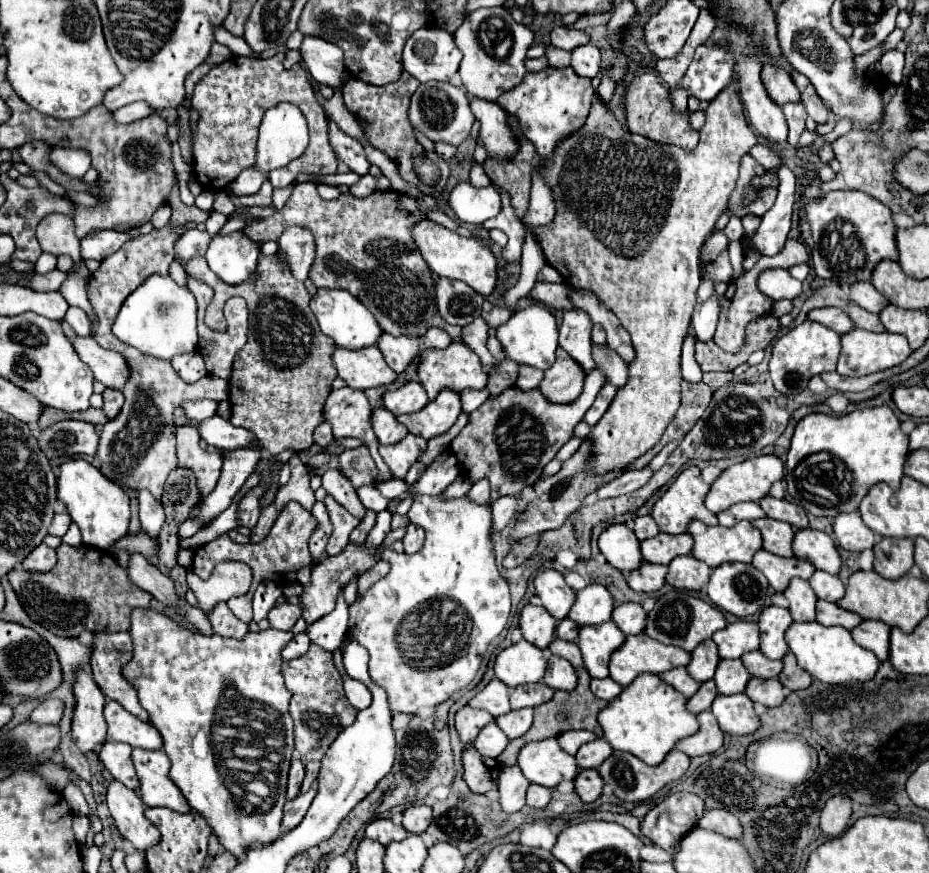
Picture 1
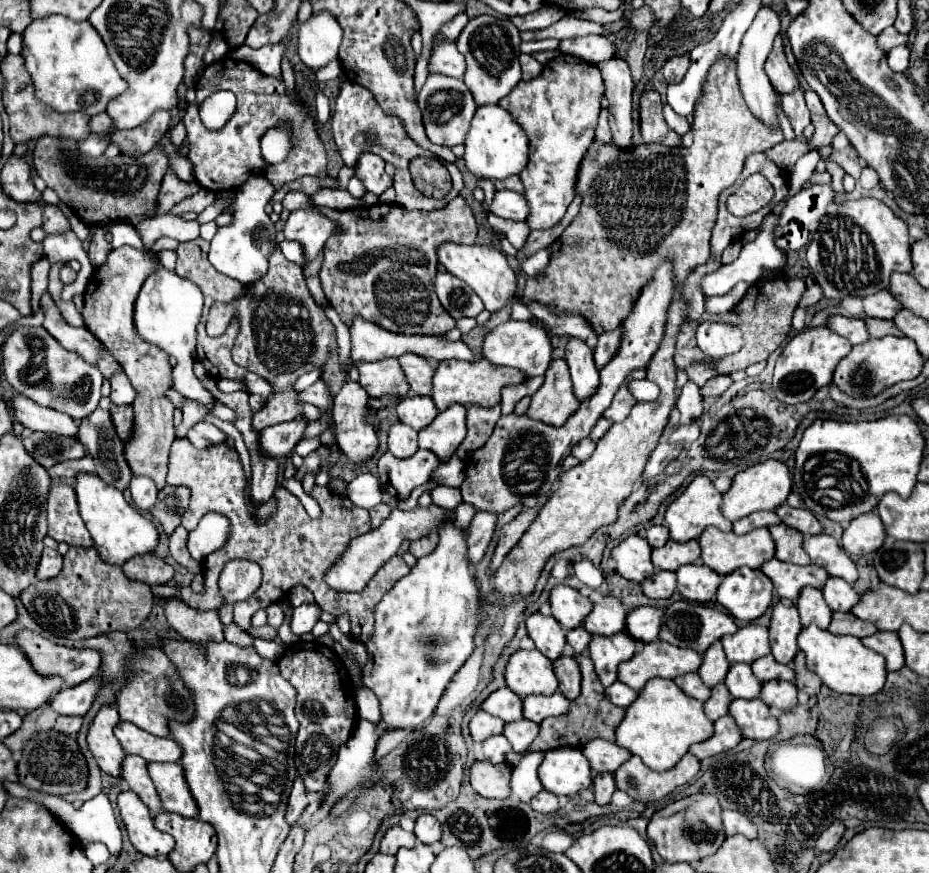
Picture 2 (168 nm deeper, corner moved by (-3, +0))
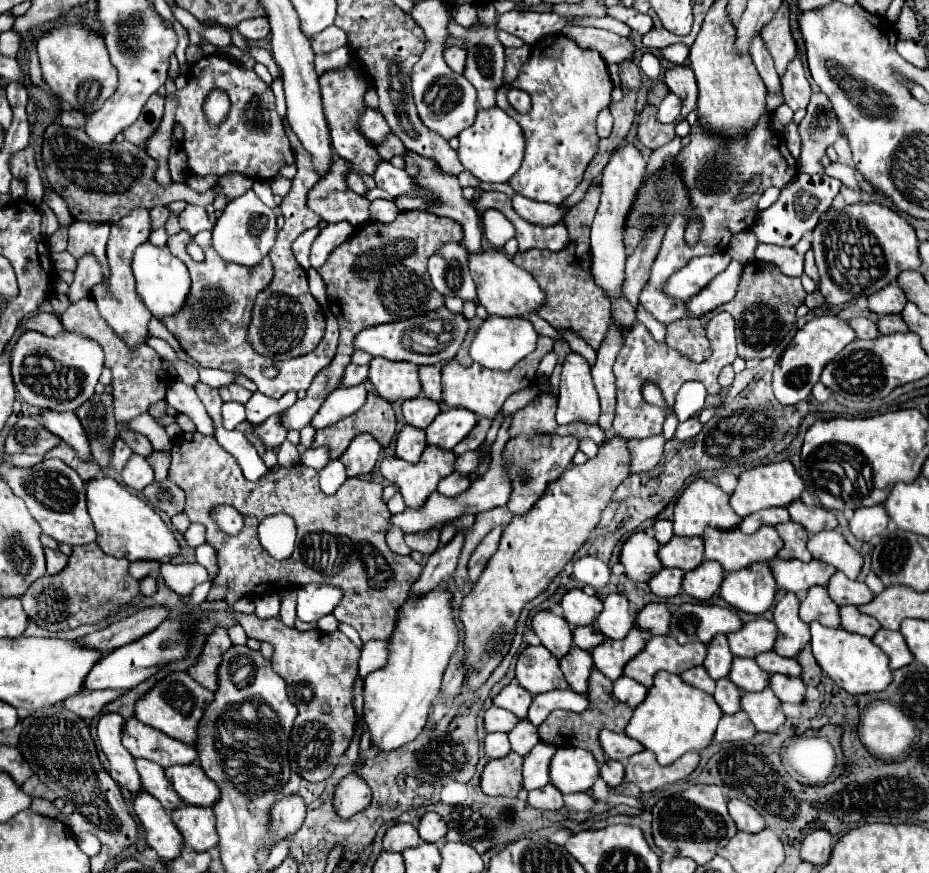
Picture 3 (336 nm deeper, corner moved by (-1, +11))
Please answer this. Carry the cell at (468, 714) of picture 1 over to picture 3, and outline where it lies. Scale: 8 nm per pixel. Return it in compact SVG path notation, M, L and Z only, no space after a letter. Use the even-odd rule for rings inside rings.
M491 706L489 710L485 710L485 730L487 732L511 732L515 728L515 724L519 722L519 718L499 706Z

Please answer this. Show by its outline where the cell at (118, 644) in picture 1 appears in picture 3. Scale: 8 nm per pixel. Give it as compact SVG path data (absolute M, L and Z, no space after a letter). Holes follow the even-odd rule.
M177 672L161 680L161 684L157 684L155 690L147 692L145 698L137 702L135 716L147 726L153 726L175 740L195 746L199 740L199 720L203 718L203 712L207 704L211 704L211 700L213 700L213 694L207 688L197 684L187 672Z

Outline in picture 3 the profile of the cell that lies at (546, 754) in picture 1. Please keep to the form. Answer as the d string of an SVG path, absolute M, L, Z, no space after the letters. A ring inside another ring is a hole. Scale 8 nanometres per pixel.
M557 748L551 760L551 782L563 794L587 792L599 778L599 766L591 752L581 748Z

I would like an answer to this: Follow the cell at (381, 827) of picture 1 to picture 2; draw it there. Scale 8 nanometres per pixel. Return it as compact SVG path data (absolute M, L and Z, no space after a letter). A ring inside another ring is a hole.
M393 825L385 831L385 835L381 839L381 853L395 855L401 847L413 847L415 843L417 843L415 833L407 833L399 825Z

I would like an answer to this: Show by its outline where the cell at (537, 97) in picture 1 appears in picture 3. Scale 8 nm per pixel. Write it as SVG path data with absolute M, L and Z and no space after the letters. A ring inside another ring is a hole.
M551 34L531 46L531 56L519 68L513 88L527 92L533 106L527 114L519 114L505 100L509 88L501 86L497 92L497 106L515 118L525 134L525 156L509 184L515 192L531 200L561 204L579 186L597 154L599 136L595 132L595 120L603 108L609 108L613 92L607 64L599 52L583 50L563 34Z

